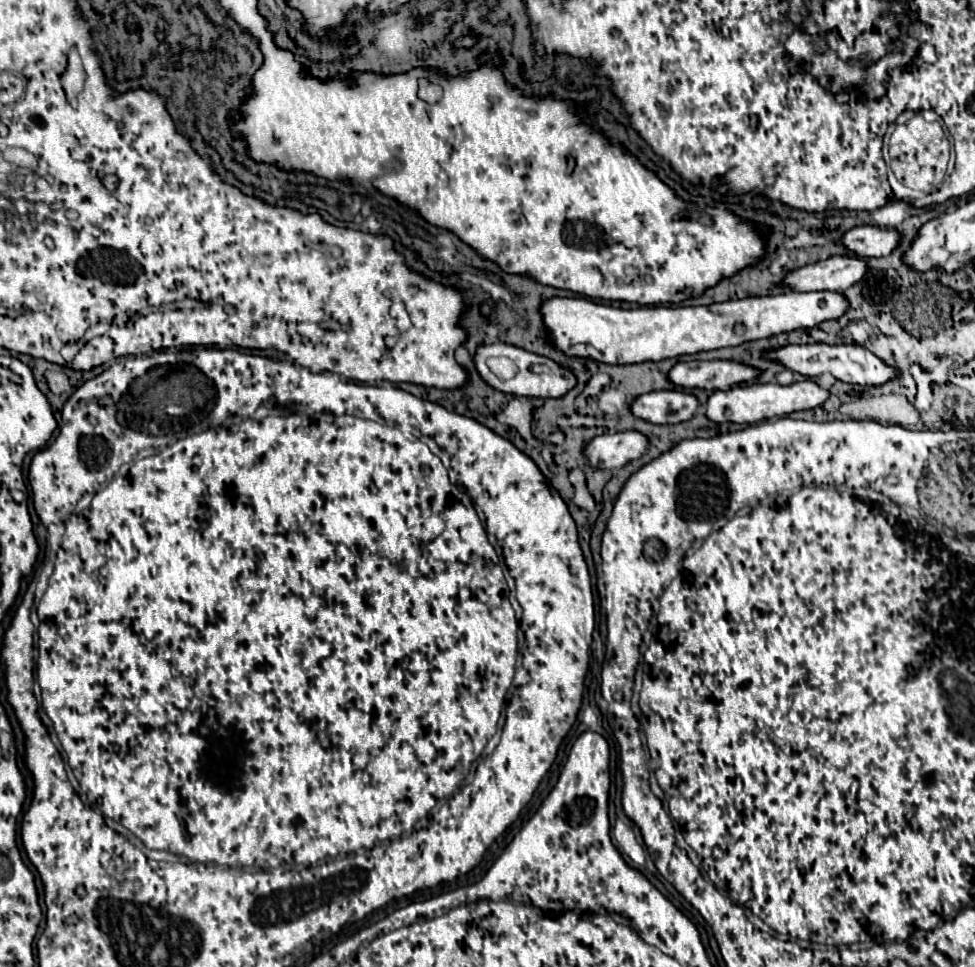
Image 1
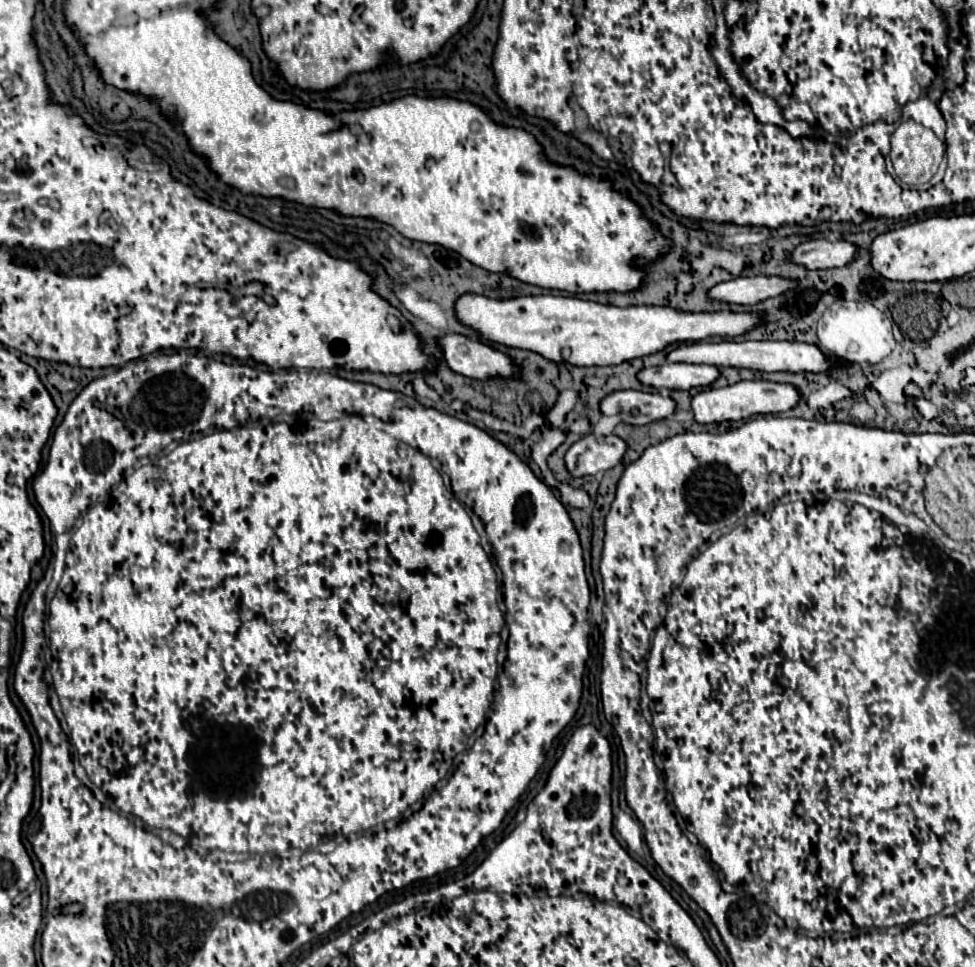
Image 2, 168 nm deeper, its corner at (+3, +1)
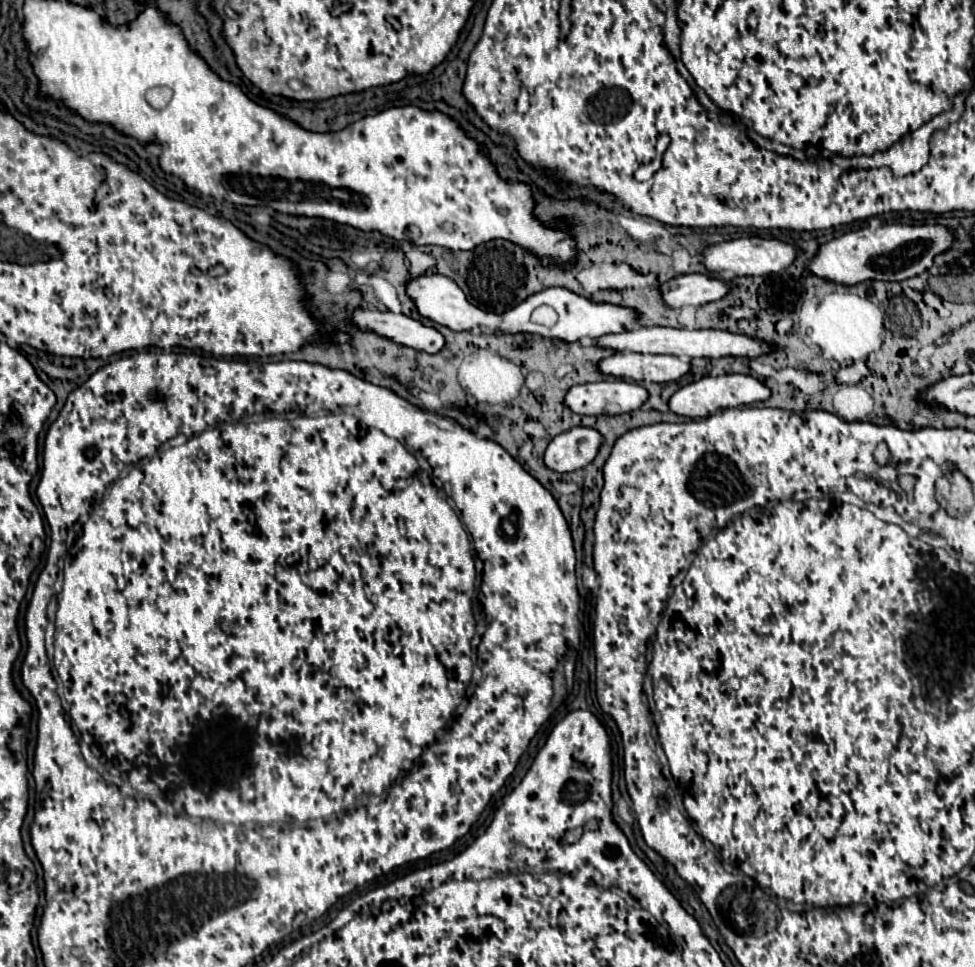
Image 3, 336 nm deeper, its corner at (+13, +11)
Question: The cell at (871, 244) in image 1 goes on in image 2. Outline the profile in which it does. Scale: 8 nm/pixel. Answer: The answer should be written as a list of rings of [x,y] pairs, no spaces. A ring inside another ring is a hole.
[[[820,238],[820,240],[810,240],[796,246],[790,252],[790,260],[808,270],[824,270],[824,268],[846,266],[852,260],[854,252],[856,252],[856,246],[846,240],[828,242]]]

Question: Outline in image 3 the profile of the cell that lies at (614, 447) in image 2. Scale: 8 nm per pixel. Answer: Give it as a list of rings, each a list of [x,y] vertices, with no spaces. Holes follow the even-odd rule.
[[[576,426],[568,432],[558,434],[546,448],[544,462],[554,472],[574,472],[584,466],[588,466],[600,446],[604,442],[604,436],[596,428]]]

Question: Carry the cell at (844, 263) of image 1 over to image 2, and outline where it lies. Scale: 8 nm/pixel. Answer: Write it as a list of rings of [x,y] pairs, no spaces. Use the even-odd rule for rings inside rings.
[[[752,276],[752,278],[734,278],[728,282],[720,282],[708,290],[708,298],[712,302],[754,306],[768,298],[774,298],[790,288],[796,288],[796,280],[786,280],[778,276]]]

